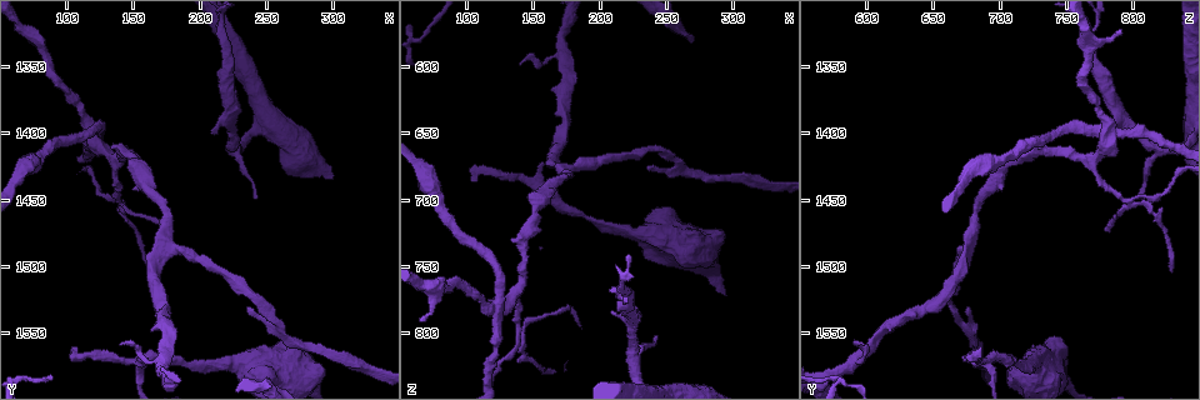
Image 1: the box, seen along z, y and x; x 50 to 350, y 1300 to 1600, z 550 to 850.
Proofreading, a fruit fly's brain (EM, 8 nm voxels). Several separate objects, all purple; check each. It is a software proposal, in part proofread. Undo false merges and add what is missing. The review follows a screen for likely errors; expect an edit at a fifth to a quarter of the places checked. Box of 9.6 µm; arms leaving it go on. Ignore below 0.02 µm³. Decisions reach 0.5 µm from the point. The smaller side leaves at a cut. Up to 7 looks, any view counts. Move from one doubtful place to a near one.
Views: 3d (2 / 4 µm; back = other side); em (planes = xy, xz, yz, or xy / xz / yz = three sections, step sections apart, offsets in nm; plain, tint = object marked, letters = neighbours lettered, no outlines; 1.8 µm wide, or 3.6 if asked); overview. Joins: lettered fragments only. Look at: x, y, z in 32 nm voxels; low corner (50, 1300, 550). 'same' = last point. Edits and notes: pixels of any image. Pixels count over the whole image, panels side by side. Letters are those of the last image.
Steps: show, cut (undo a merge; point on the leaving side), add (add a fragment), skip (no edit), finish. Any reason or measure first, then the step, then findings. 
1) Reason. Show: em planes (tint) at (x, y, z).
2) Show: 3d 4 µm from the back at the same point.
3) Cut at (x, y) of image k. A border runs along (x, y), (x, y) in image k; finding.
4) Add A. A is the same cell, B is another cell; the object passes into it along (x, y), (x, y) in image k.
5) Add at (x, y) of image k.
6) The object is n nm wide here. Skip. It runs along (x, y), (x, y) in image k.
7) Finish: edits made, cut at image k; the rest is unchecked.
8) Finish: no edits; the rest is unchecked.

Show: 3d 4 µm at (192, 1570, 714).

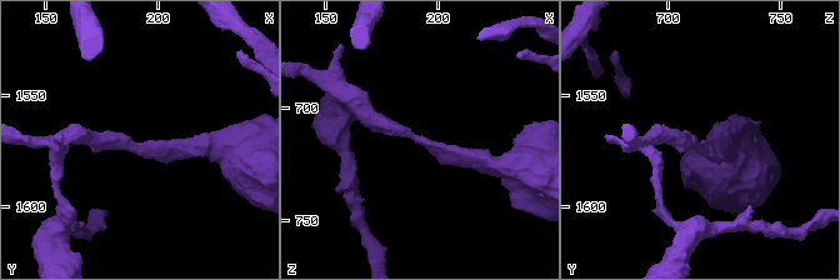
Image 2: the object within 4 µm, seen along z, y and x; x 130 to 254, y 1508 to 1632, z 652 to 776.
The arms are 240, 260 nm wide; now the EM. Show: em xz step 8 (tint) at (191, 1573, 713).

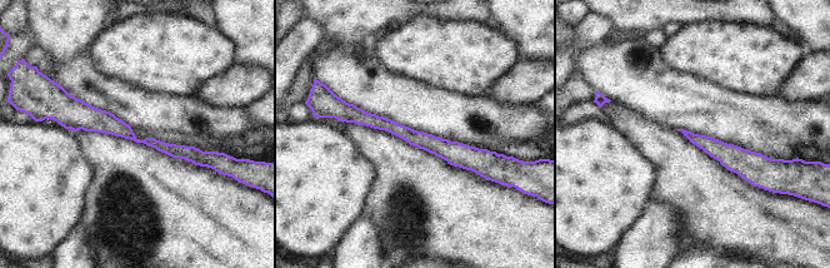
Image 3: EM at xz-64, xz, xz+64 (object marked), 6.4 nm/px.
Cut it another way. Show: em planes (letters) at the same point.

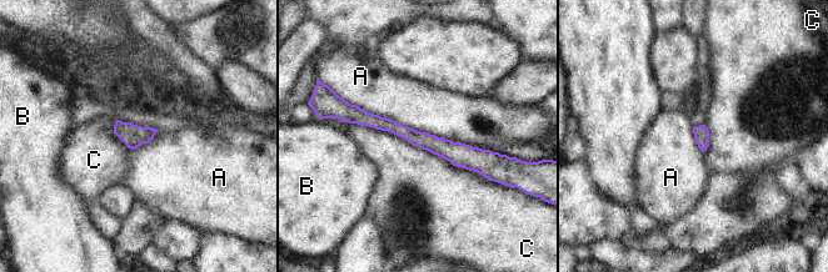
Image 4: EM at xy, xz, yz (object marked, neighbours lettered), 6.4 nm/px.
The object is 100 nm wide here. Skip. A, B and C are other cells; a border runs along (340, 96), (417, 130), (490, 151) in image 4; continuous, no second neuron.

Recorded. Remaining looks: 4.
Free end. Show: em planes (letters) at (104, 1562, 686).

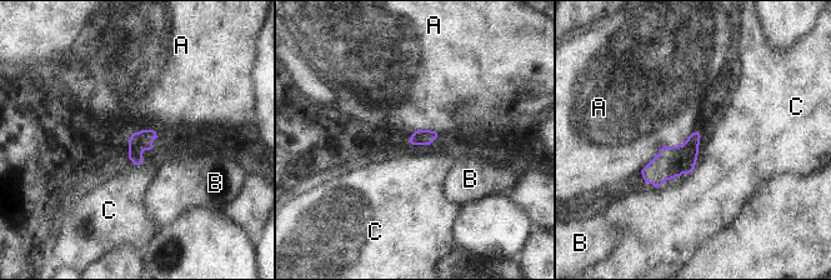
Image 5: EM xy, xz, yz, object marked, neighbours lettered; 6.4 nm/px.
The longest contact is with A, 460 nm. Skip. A, B and C are other cells; a border runs along (699, 131), (664, 145), (640, 170) in image 5; no lettered fragment goes on from it.

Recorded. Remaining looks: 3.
Show: 3d 2 µm at (120, 1402, 780).

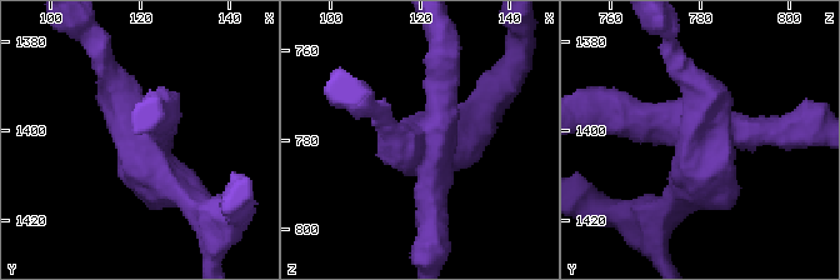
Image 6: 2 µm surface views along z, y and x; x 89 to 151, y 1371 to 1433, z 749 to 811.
Now the EM. Show: em 3.6 µm planes (letters) at (122, 1401, 780).

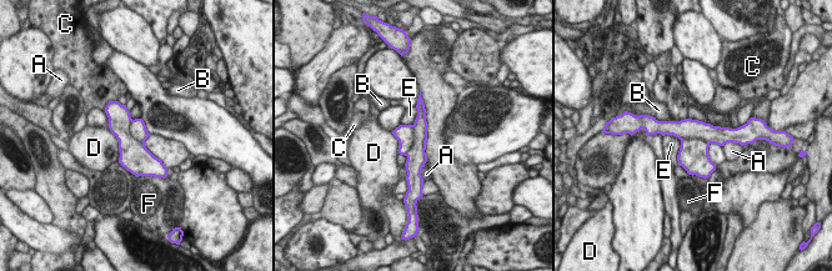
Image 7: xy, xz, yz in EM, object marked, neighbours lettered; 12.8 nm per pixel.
The object is 360 nm wide here. Cut at (416, 157) of image 7. A, B, C, D, E and F are other cells; a border runs along (414, 125), (414, 145), (405, 155) in image 7; a second neuron is stuck on.

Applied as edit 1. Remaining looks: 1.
Finish: edits made, cut at image 7; the rest is unchecked.

